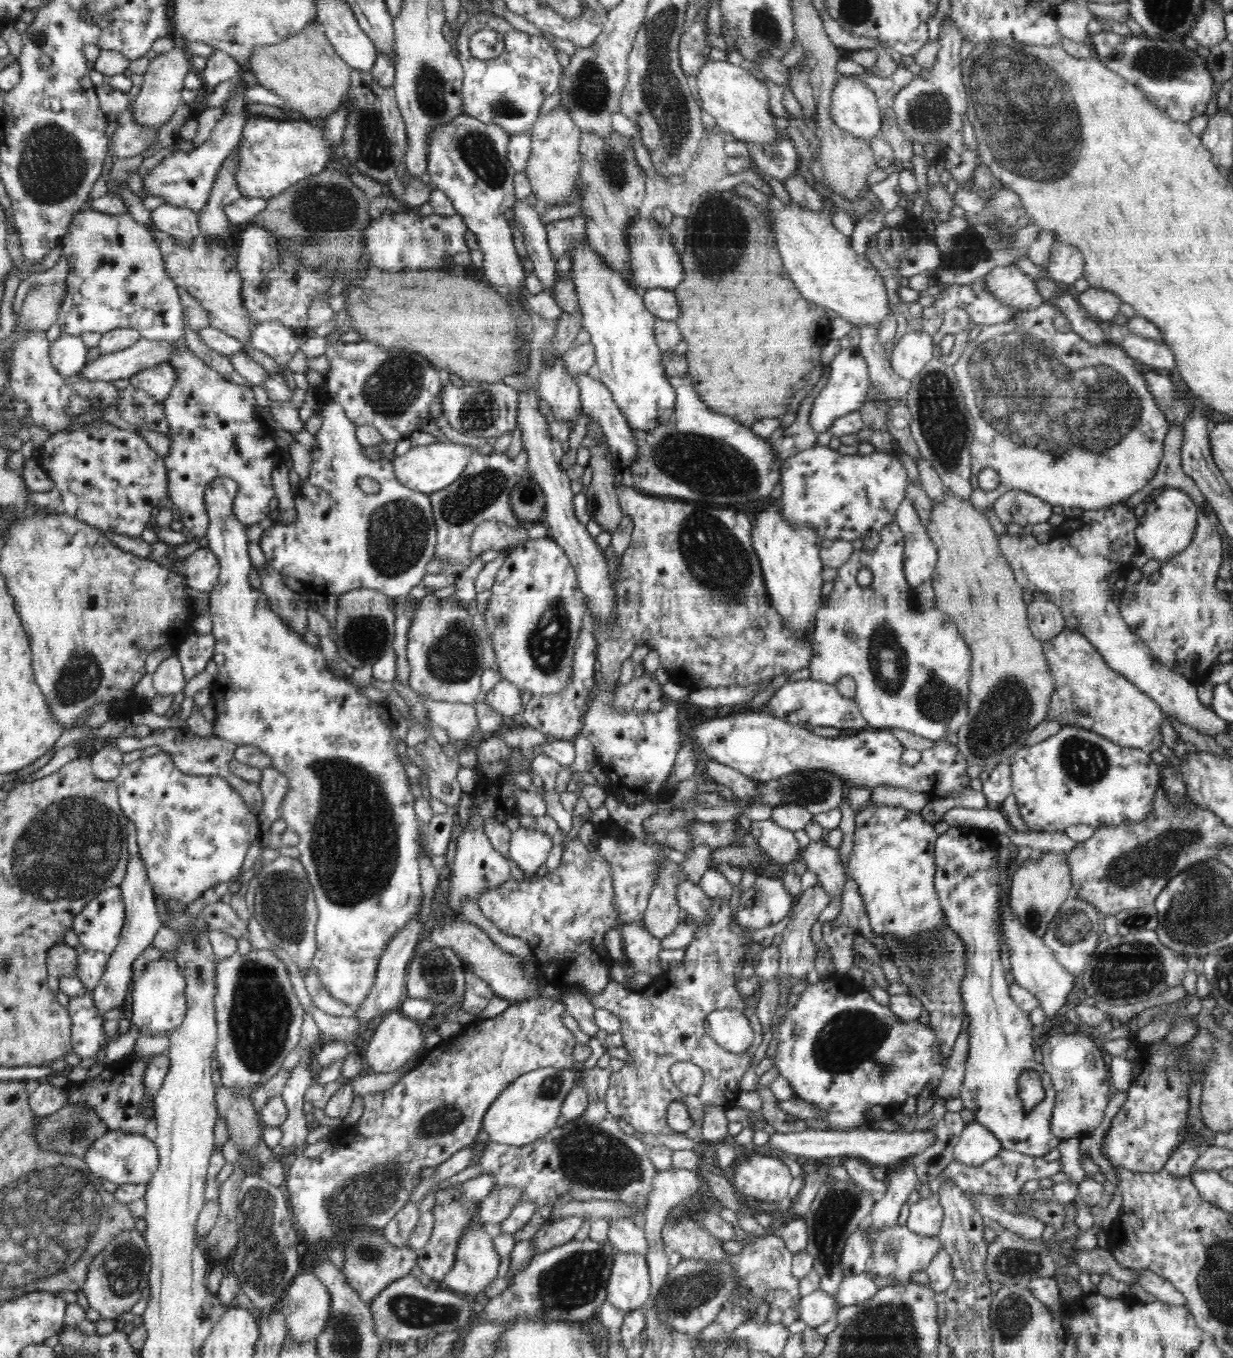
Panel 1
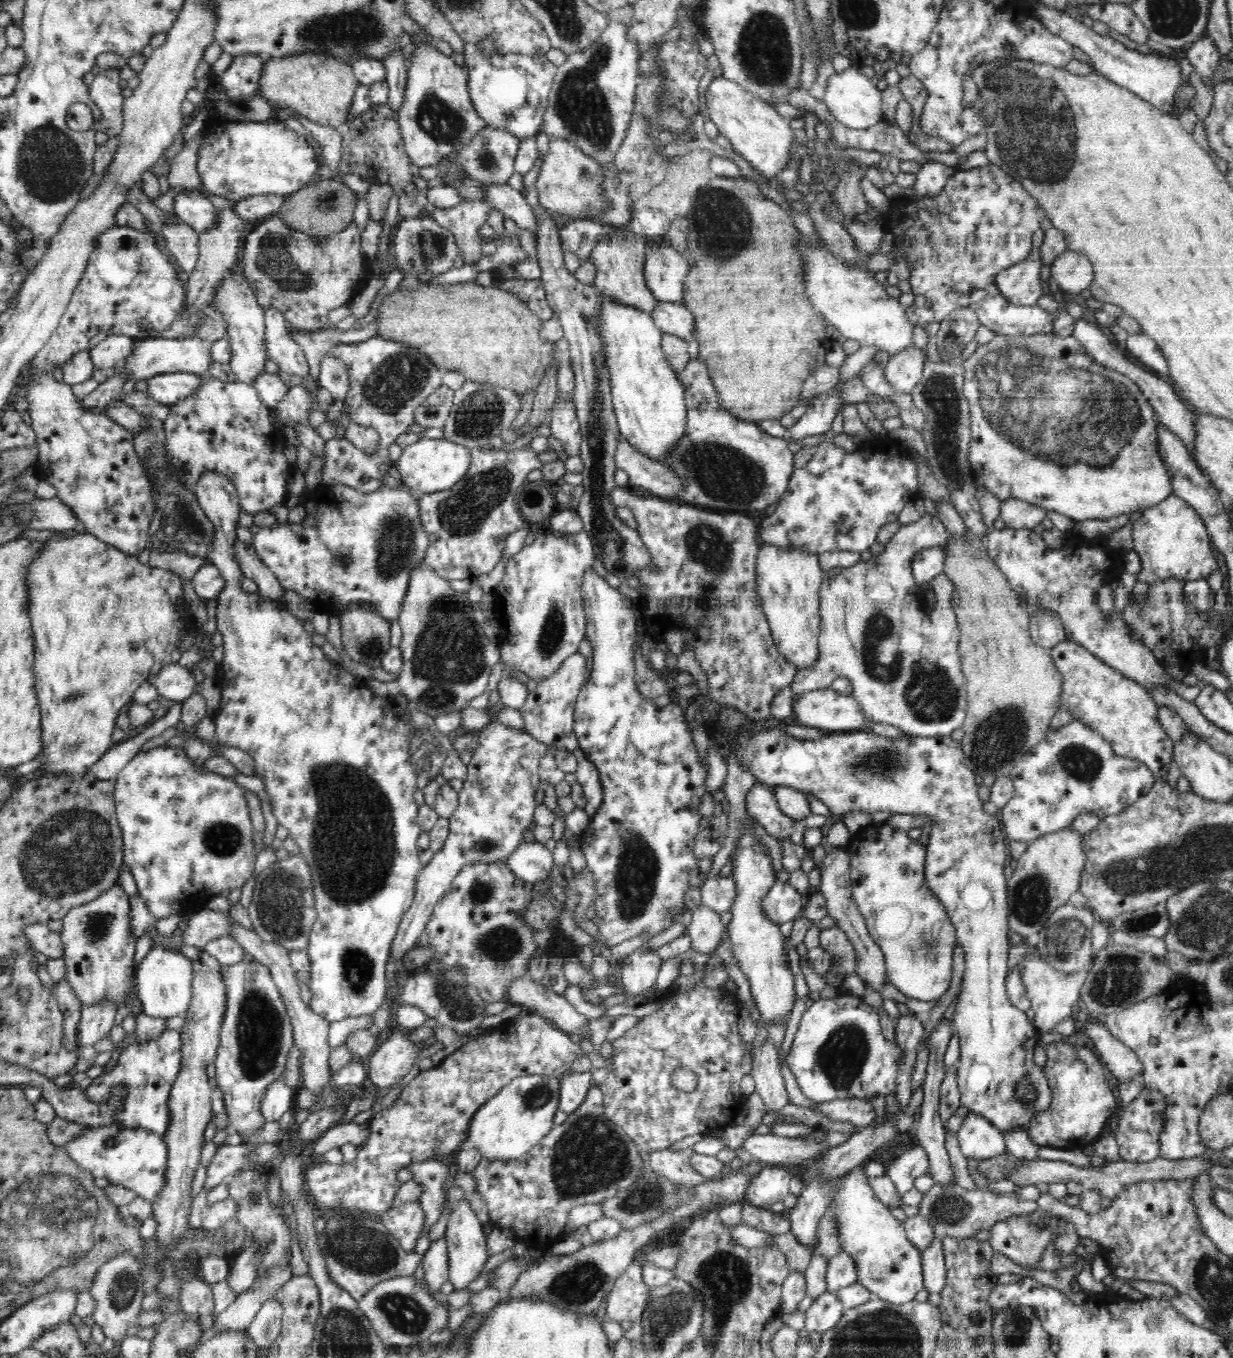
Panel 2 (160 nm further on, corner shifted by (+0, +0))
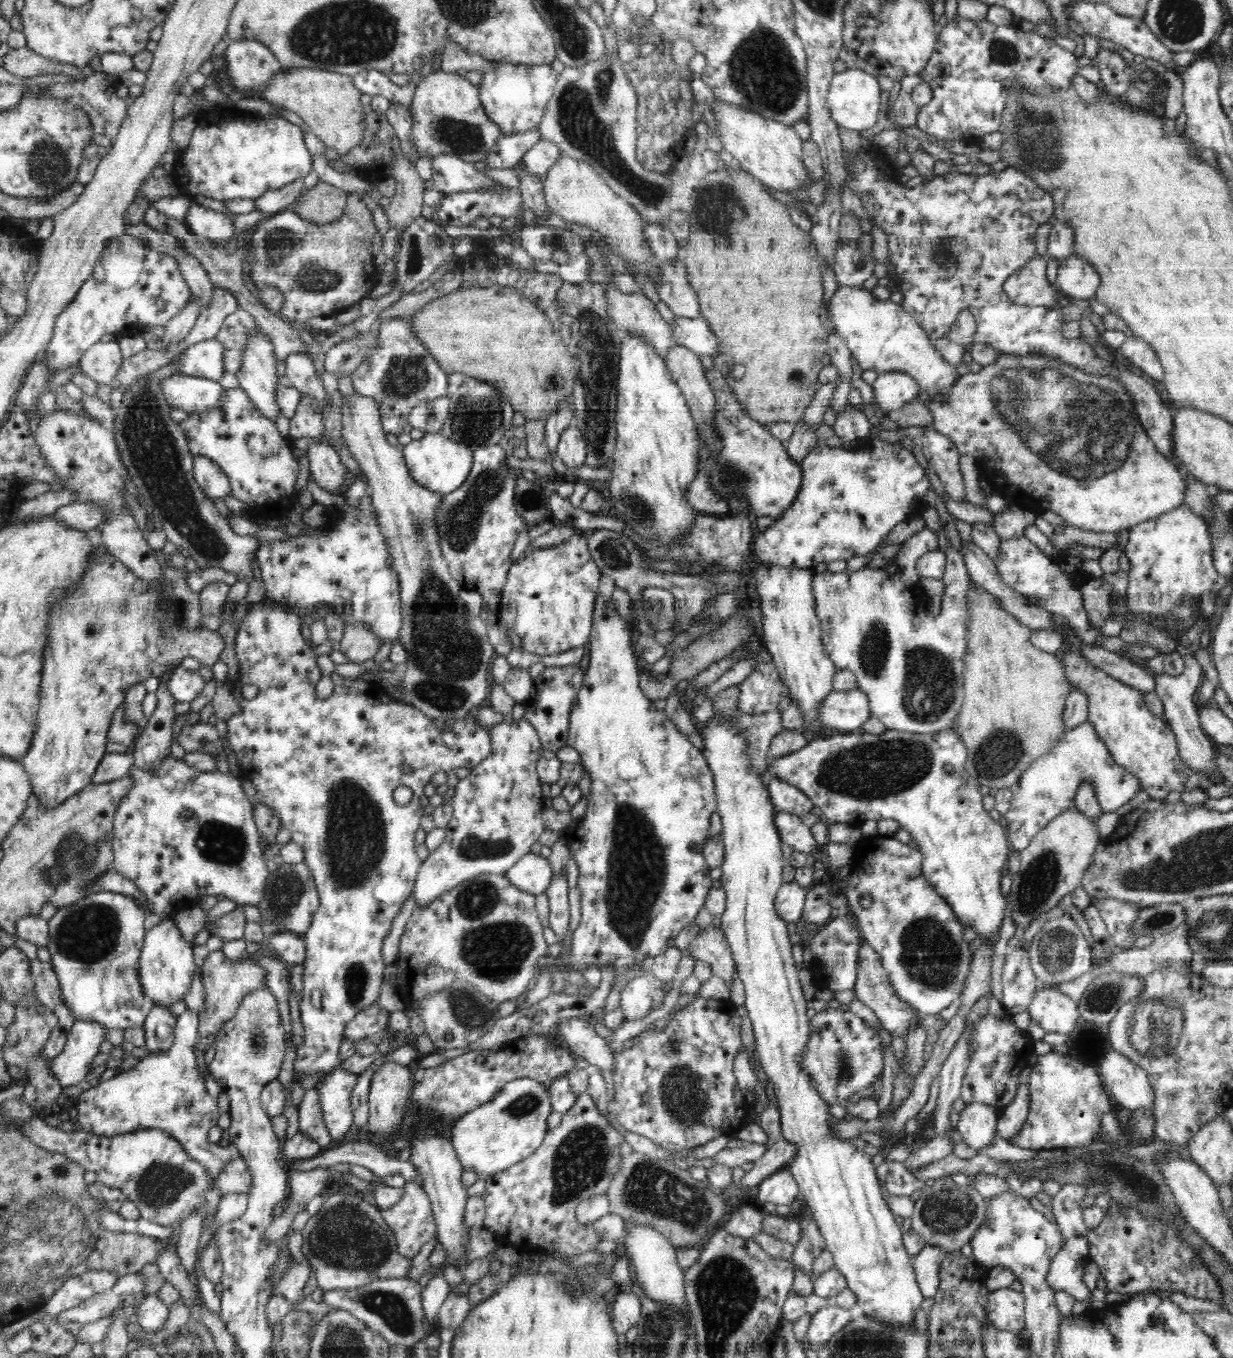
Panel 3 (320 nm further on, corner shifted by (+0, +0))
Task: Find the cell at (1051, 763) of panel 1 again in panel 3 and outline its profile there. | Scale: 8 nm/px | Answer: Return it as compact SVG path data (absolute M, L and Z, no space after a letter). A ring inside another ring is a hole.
M1088 721L1068 729L1052 751L1032 762L1032 766L1010 786L1013 794L1011 808L1001 821L1015 850L1024 850L1040 830L1050 824L1050 820L1074 808L1076 791L1084 781L1092 783L1103 813L1115 812L1141 790L1136 776L1112 761L1110 751Z

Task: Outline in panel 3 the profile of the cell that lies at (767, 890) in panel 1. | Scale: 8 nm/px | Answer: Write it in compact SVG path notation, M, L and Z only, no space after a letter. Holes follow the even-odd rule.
M796 881L780 886L774 900L774 907L782 920L789 923L801 919L807 891L807 888L800 886Z

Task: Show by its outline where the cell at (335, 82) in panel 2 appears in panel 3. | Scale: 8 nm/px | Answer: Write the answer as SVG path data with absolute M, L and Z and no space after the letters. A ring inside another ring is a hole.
M282 67L267 82L262 98L271 105L278 105L284 110L295 112L304 120L326 147L333 147L339 155L348 154L360 146L364 136L364 114L366 109L360 103L361 90L356 88L352 76L337 72L316 70L315 68Z

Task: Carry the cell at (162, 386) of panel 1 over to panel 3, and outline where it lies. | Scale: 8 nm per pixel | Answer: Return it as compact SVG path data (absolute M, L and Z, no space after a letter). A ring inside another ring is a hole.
M178 373L162 380L162 395L168 403L189 414L218 408L225 388L215 380Z

